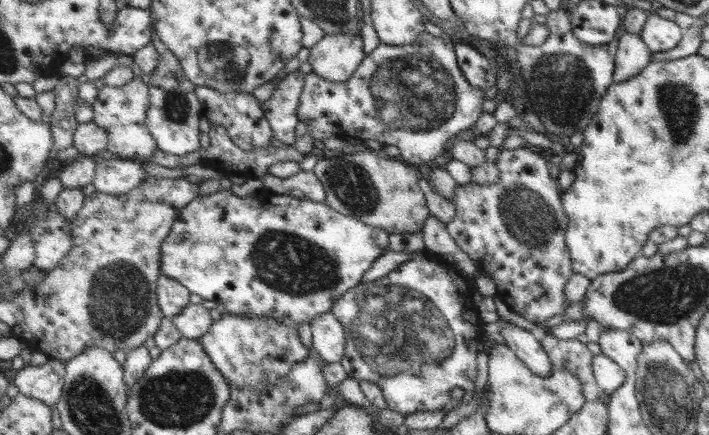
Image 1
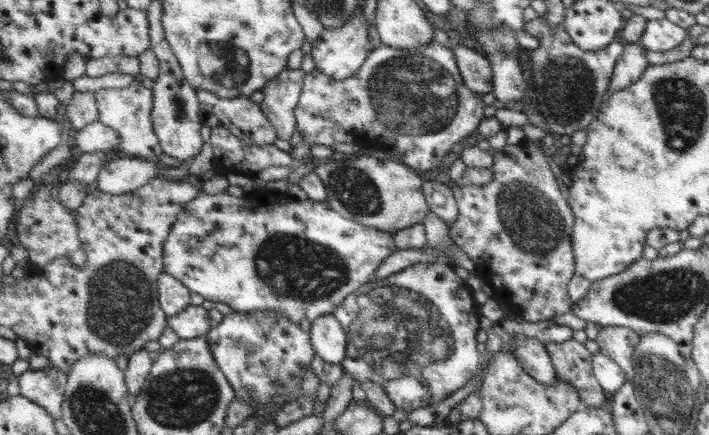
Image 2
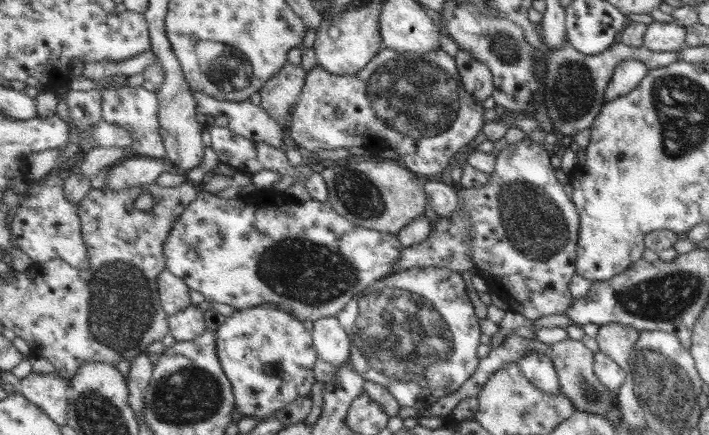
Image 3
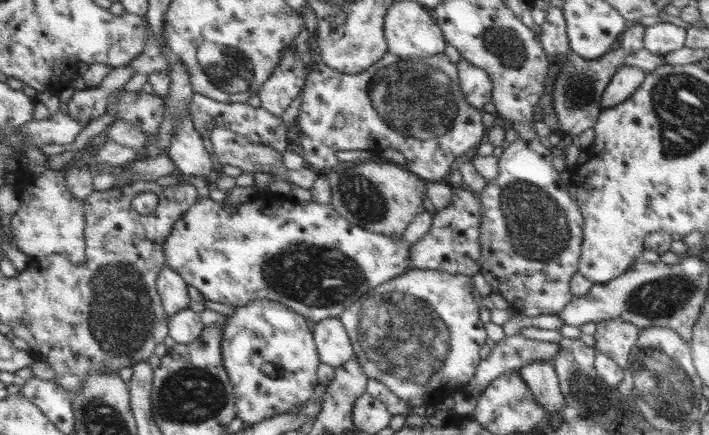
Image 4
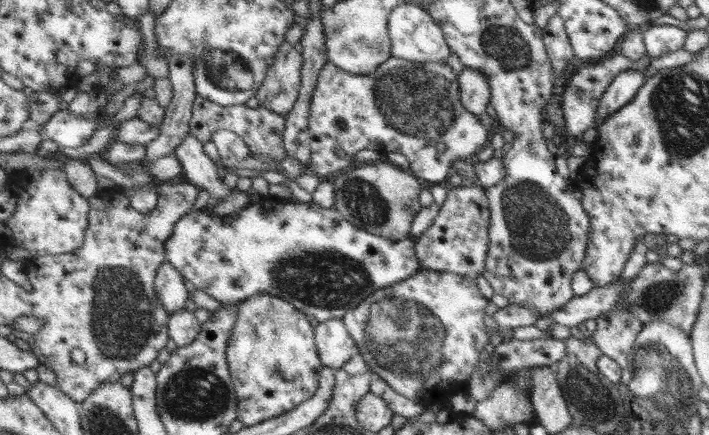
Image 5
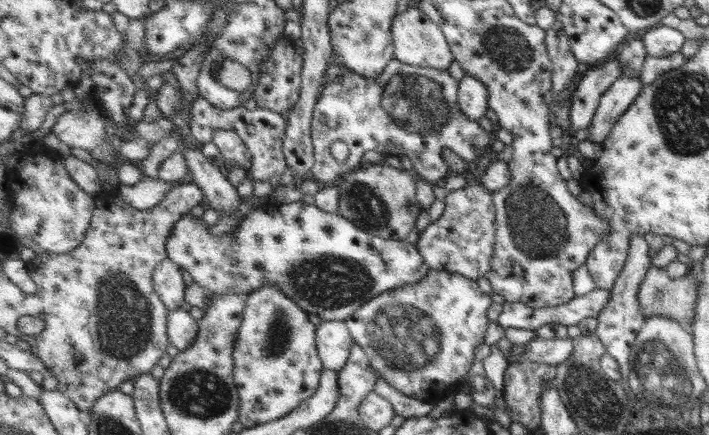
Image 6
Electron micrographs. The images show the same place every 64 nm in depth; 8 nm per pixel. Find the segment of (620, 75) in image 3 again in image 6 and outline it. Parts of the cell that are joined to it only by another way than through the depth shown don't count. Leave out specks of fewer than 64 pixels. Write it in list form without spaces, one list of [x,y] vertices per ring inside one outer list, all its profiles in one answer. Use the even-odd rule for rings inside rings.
[[[621,74],[609,86],[609,90],[605,90],[605,94],[601,94],[599,106],[597,106],[591,126],[589,126],[587,140],[593,144],[603,142],[607,138],[613,122],[617,122],[617,118],[621,118],[621,114],[633,104],[633,100],[637,98],[641,88],[643,88],[643,82],[639,80],[639,76]]]

